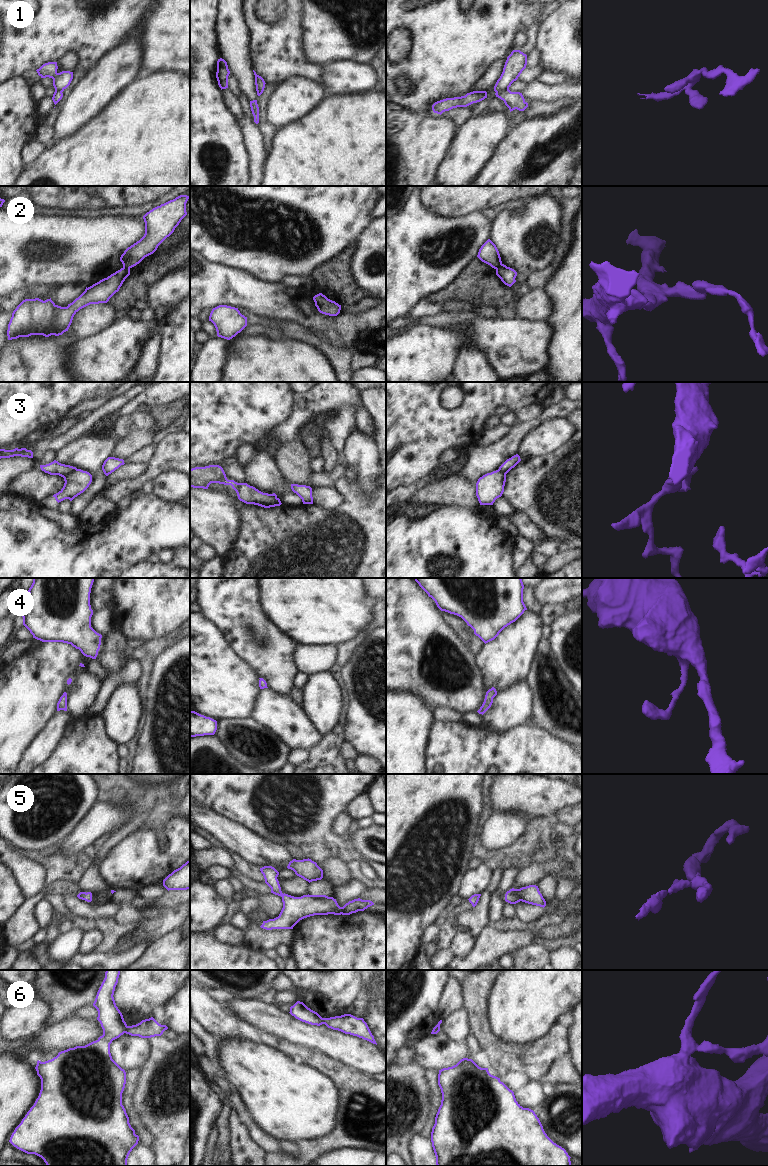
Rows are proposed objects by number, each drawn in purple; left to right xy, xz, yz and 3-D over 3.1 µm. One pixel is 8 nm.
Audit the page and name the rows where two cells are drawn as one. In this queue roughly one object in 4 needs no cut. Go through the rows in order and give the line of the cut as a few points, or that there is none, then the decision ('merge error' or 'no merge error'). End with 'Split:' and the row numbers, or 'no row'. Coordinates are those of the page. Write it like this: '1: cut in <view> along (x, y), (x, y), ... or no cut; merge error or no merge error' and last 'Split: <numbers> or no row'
1: cut in yz along (508, 89), (496, 92); merge error
2: cut in xy along (123, 267), (129, 269); merge error
3: cut in xy along (76, 468), (63, 477); merge error
4: no cut; no merge error
5: no cut; no merge error
6: cut in xy along (127, 1026), (124, 1032); merge error
Split: 1, 2, 3, 6

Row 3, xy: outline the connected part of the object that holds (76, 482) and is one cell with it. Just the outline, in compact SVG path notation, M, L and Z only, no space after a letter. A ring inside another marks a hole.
M76 469L66 474L63 478L65 481L63 488L53 495L58 503L65 499L72 501L83 493L92 482L92 475L81 469Z

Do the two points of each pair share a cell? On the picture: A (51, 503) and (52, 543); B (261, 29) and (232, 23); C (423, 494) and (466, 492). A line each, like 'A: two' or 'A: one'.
A: two
B: two
C: one

